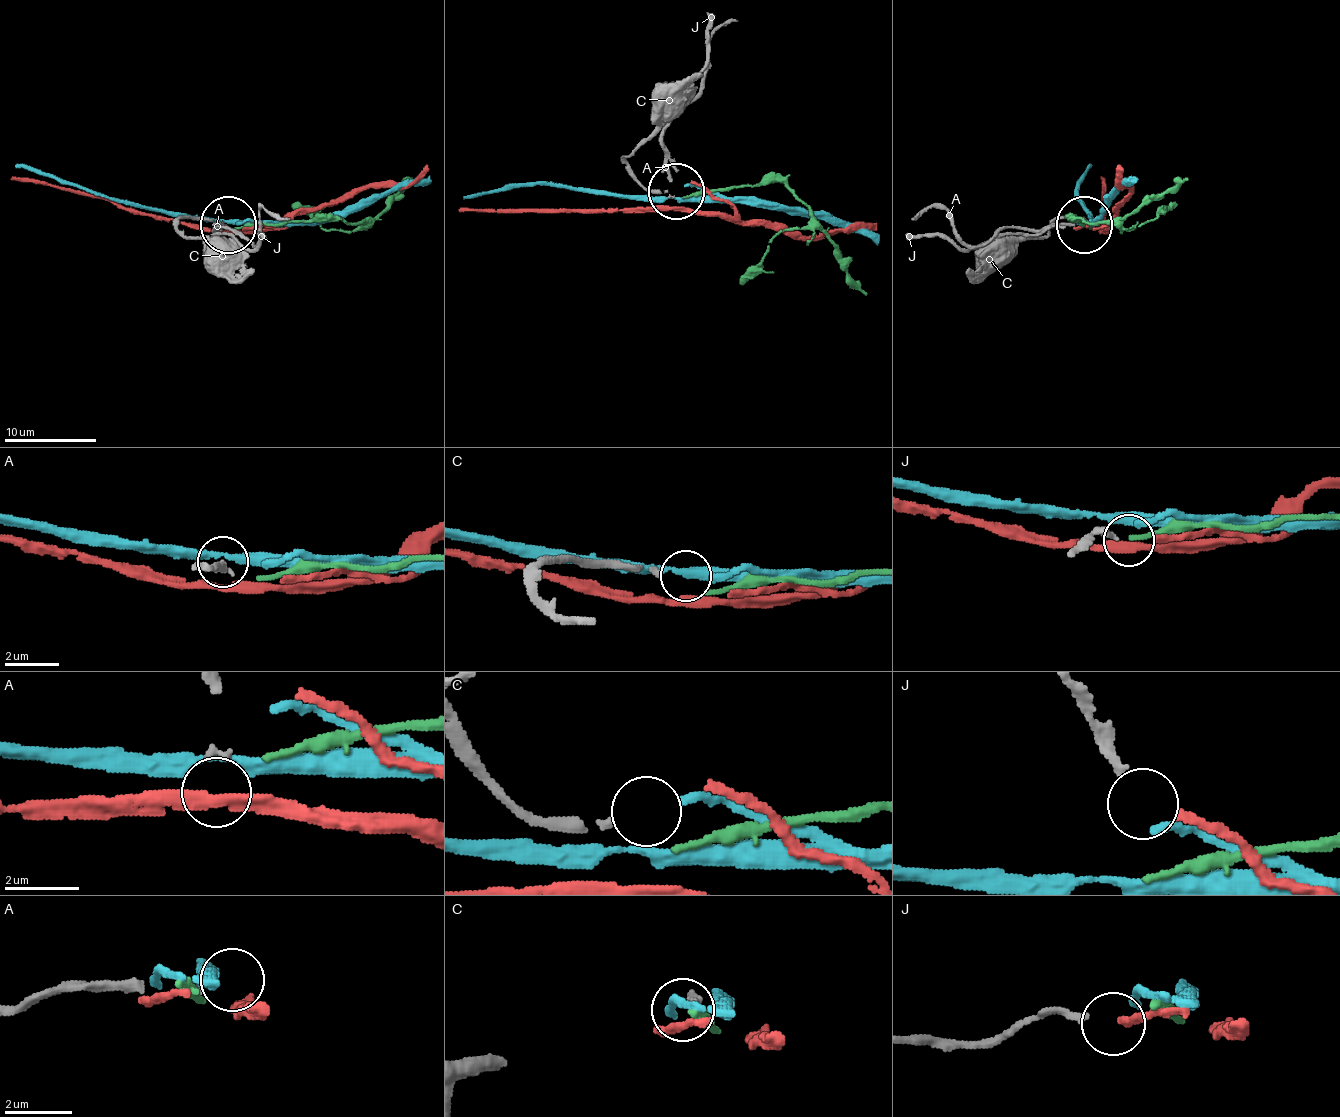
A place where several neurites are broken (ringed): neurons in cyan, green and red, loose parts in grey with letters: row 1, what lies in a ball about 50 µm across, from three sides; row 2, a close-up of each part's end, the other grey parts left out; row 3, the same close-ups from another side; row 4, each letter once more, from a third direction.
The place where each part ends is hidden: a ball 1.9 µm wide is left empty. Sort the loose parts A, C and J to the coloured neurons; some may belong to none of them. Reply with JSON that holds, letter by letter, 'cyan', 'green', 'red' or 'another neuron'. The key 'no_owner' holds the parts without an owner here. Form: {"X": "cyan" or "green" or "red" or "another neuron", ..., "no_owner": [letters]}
{"A": "another neuron", "C": "cyan", "J": "red", "no_owner": ["A"]}

